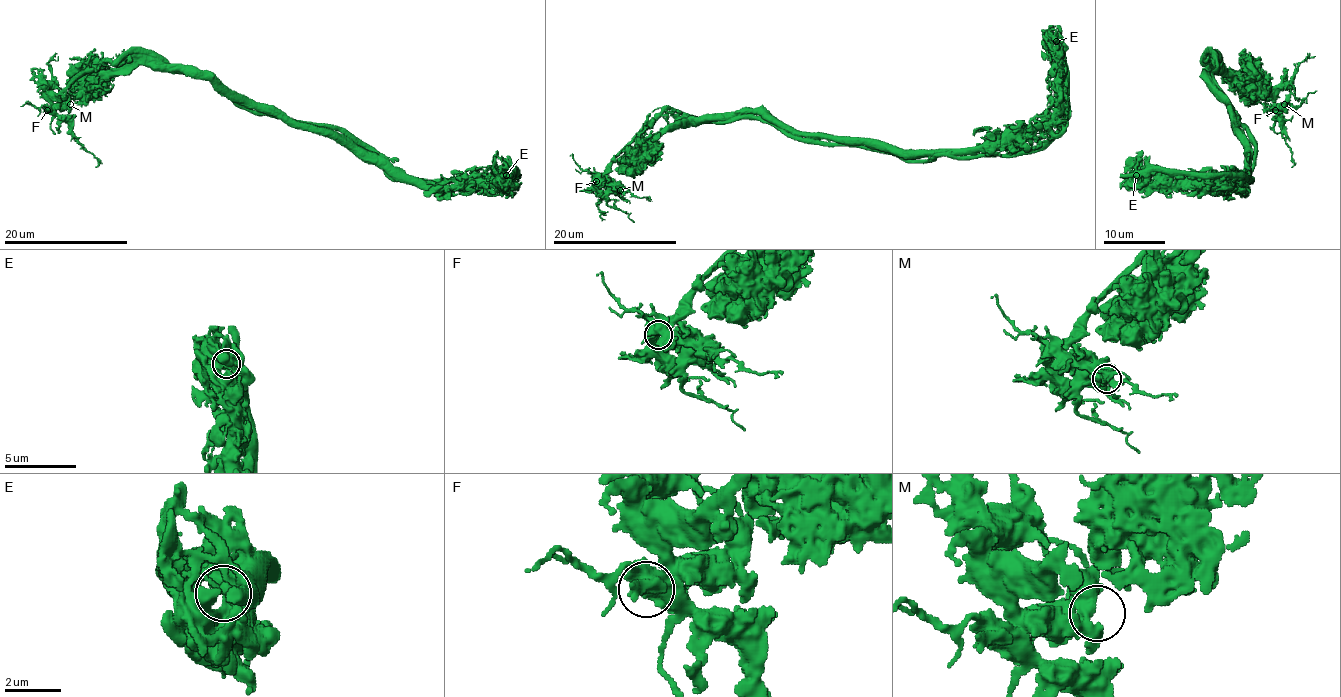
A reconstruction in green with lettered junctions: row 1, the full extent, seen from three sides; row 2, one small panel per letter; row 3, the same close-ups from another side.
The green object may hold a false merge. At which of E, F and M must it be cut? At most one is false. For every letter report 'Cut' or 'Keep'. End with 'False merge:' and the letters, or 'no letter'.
E: Cut
F: Keep
M: Keep
False merge: E

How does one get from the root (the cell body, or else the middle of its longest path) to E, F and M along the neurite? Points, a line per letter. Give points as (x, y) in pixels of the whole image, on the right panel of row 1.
E: (1229, 106), (1232, 123), (1244, 137), (1244, 180), (1237, 186), (1215, 186), (1209, 191), (1153, 188), (1136, 175)
F: (1229, 106), (1213, 79), (1215, 64), (1229, 73), (1237, 72), (1257, 92), (1266, 95), (1274, 103), (1275, 110)
M: (1229, 106), (1213, 79), (1215, 64), (1229, 73), (1237, 72), (1275, 104), (1284, 104)

